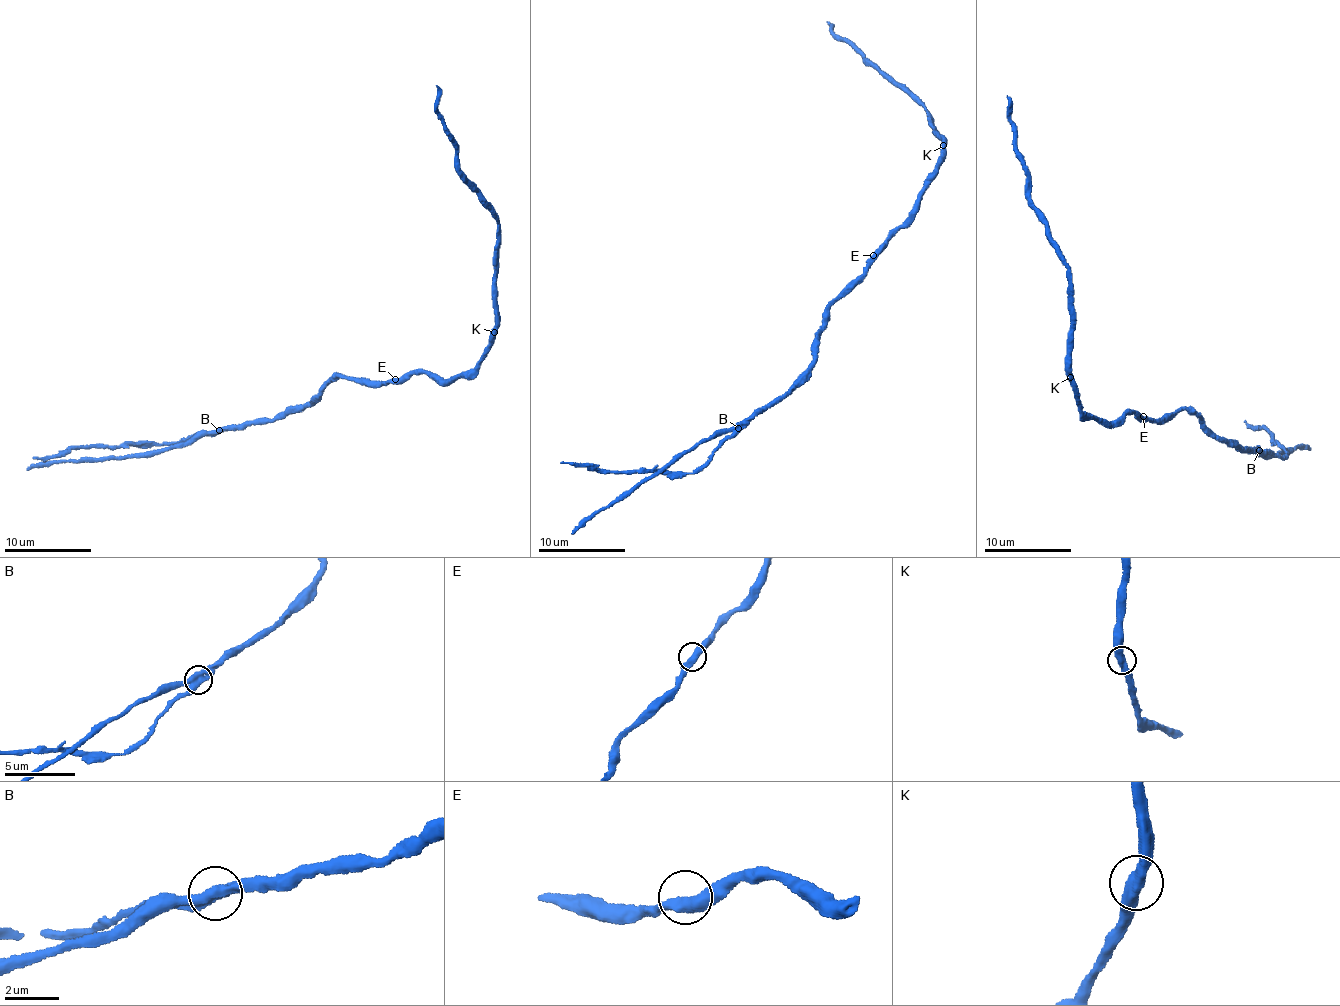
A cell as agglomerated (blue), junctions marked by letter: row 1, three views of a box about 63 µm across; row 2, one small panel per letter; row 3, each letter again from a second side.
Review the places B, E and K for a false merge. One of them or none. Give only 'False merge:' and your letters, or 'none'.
False merge: B

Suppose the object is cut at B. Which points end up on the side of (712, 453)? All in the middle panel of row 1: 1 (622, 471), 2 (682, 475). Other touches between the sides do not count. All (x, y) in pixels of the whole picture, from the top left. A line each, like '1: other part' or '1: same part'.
1: same part
2: same part

